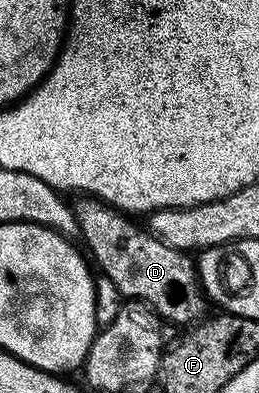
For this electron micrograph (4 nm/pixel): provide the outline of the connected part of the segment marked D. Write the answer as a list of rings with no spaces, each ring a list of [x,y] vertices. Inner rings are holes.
[[[81,195],[72,202],[73,214],[81,228],[80,240],[96,268],[122,295],[150,305],[162,322],[189,327],[206,316],[207,298],[201,288],[194,258],[154,237],[148,228],[136,225],[132,216],[105,204],[97,197]],[[89,248],[89,249],[88,249]],[[93,257],[94,258],[93,258]],[[190,257],[190,258],[189,258]]]

